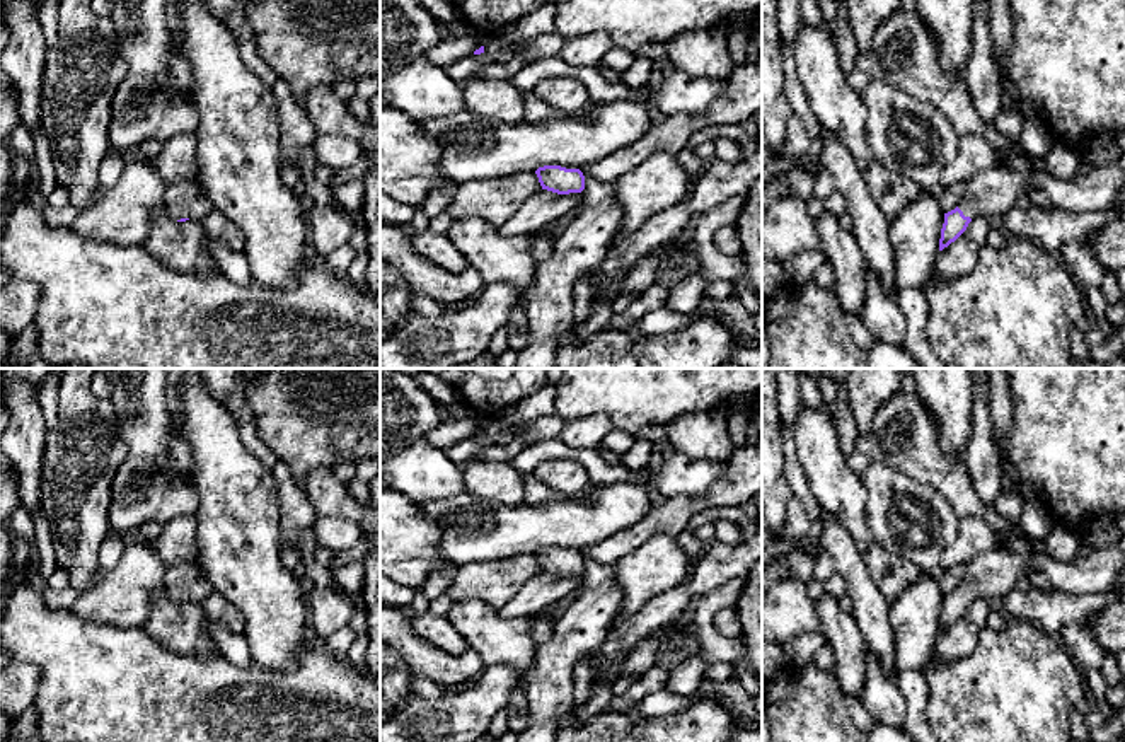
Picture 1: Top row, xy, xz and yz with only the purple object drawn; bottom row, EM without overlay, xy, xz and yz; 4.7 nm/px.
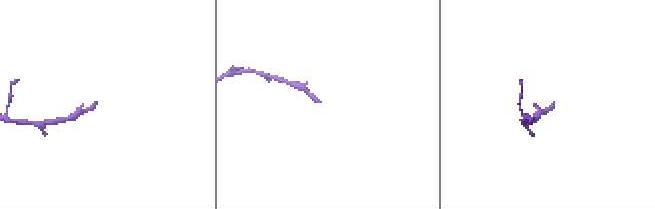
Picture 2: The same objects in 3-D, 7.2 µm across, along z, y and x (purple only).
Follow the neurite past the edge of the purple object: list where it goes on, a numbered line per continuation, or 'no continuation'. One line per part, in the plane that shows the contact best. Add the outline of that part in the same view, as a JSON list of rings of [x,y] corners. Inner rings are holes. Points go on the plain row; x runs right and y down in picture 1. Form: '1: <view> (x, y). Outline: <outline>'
1: yz (992, 573). Outline: [[[1105,546],[1099,549],[1093,549],[1084,558],[1070,558],[1070,559],[1053,559],[1045,553],[1036,556],[1028,556],[1021,553],[1014,553],[1009,549],[992,549],[982,554],[977,554],[966,566],[965,575],[960,582],[958,590],[965,599],[994,599],[1002,597],[1011,592],[1016,585],[1016,580],[1021,575],[1026,575],[1031,570],[1043,571],[1055,588],[1064,590],[1070,595],[1084,595],[1084,594],[1105,594],[1116,580],[1118,573],[1125,568],[1125,553],[1116,549],[1115,546]]]

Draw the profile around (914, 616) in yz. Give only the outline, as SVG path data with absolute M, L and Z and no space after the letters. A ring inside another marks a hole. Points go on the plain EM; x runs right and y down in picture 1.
M924 573L890 606L888 621L895 643L895 669L926 670L938 643L944 594L939 582Z

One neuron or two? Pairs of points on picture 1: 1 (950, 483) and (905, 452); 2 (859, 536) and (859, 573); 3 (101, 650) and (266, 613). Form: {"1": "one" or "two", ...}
{"1": "one", "2": "two", "3": "two"}

